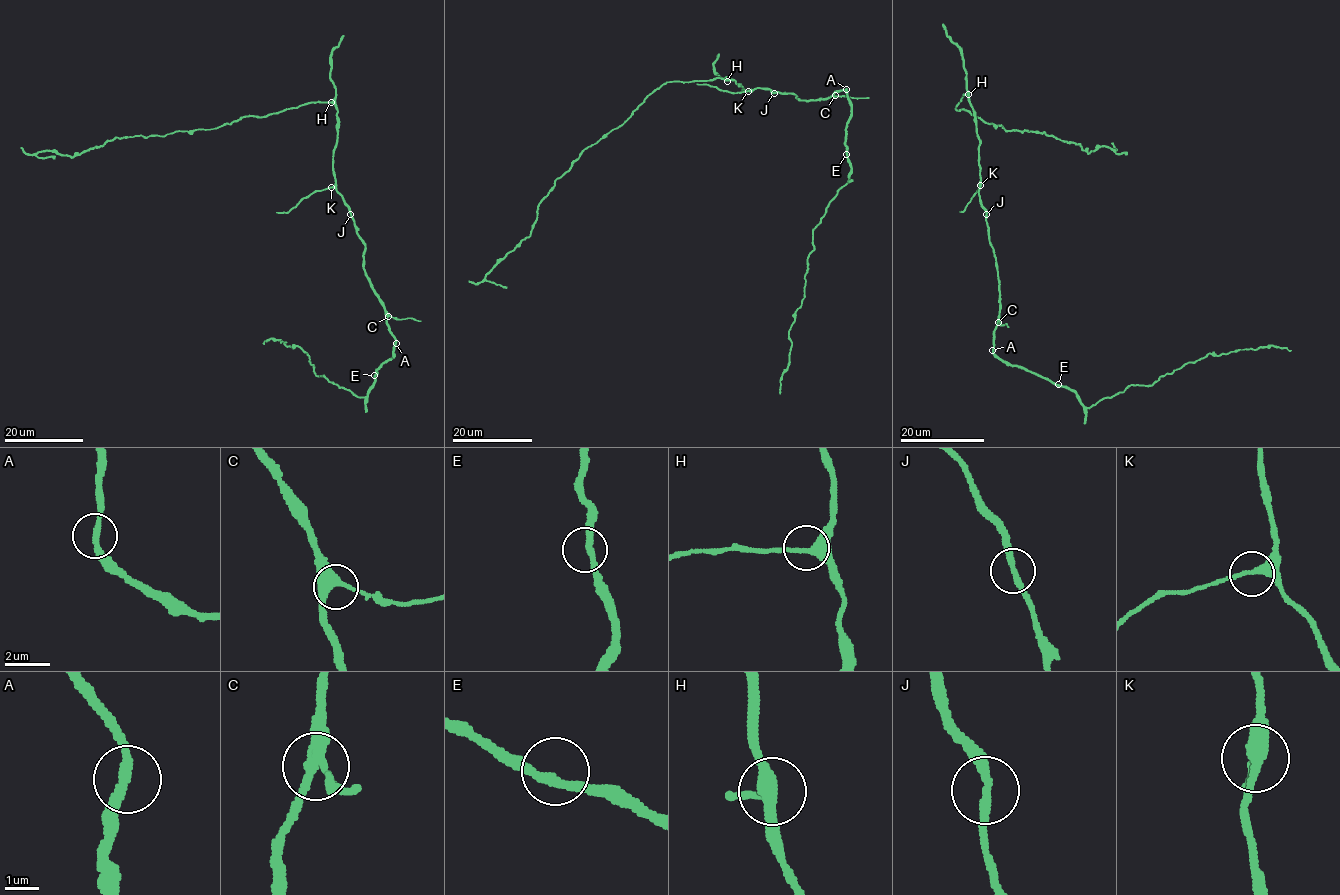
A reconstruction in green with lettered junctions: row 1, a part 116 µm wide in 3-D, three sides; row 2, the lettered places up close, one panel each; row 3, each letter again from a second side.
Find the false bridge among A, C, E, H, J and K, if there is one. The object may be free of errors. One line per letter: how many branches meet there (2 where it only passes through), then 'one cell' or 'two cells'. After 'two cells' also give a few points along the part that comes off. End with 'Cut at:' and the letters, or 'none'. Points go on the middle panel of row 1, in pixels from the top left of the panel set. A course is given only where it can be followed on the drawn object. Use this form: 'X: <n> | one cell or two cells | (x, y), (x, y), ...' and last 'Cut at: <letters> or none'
A: 2 | one cell
C: 3 | one cell
E: 2 | one cell
H: 3 | one cell
J: 2 | one cell
K: 3 | one cell
Cut at: none

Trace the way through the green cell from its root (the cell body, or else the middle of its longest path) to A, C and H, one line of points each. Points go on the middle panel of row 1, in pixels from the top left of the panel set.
A: (775, 93), (791, 93), (799, 99), (815, 100), (846, 89)
C: (775, 93), (791, 93), (806, 100), (835, 95)
H: (775, 93), (760, 88), (741, 90), (742, 87), (734, 81), (727, 81)

